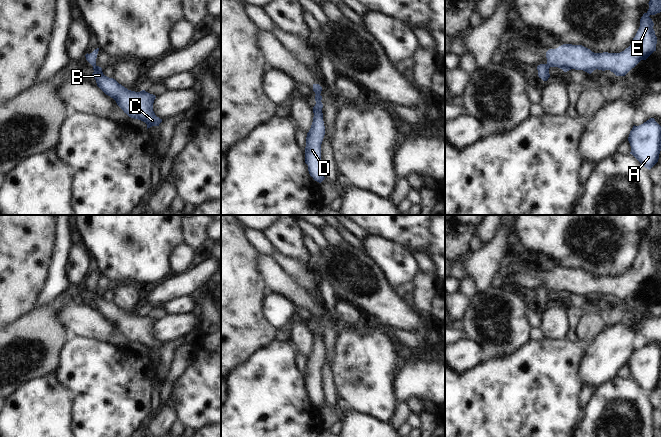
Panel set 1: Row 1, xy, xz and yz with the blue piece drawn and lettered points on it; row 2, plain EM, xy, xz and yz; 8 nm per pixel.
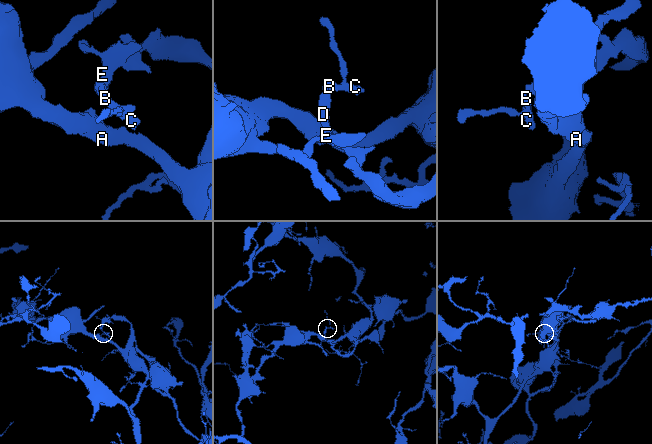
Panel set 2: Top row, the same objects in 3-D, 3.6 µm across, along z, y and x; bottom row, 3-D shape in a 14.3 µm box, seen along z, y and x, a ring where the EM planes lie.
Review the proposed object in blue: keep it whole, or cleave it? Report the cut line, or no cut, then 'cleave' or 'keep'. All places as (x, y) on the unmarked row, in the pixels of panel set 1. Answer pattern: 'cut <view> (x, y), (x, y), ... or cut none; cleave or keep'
cut xz (316, 317), (319, 318); cleave

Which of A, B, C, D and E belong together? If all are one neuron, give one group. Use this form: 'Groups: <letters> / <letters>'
Groups: A D E / B C

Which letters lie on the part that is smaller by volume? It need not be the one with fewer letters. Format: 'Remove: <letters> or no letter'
Remove: B, C

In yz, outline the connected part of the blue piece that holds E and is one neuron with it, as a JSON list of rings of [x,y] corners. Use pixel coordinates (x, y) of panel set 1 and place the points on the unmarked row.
[[[649,215],[649,233],[640,243],[640,251],[631,269],[620,277],[594,277],[582,269],[563,268],[546,276],[547,289],[564,296],[571,293],[591,298],[594,294],[610,294],[616,300],[625,300],[641,284],[656,275],[657,261],[649,241],[661,236],[661,215]]]

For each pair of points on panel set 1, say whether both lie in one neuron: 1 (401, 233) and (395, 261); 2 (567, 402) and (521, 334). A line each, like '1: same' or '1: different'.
1: different
2: different

